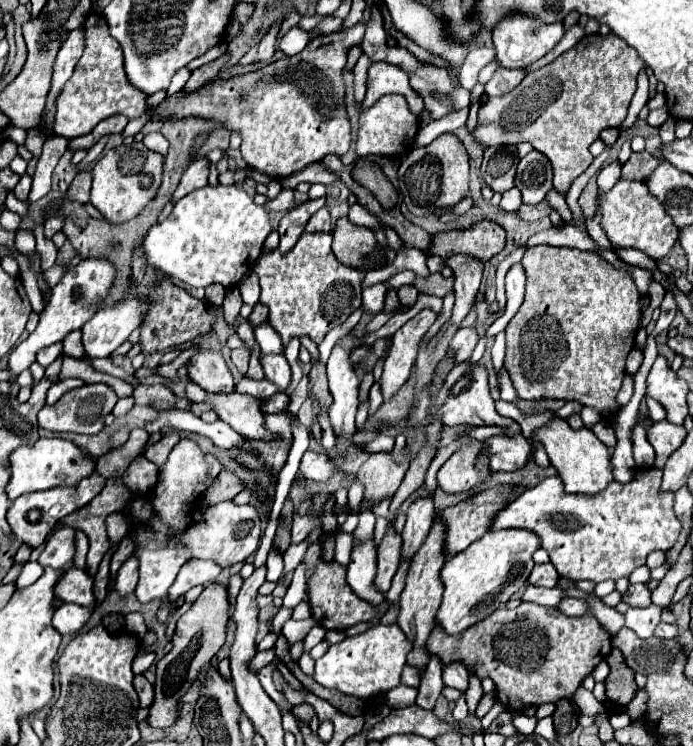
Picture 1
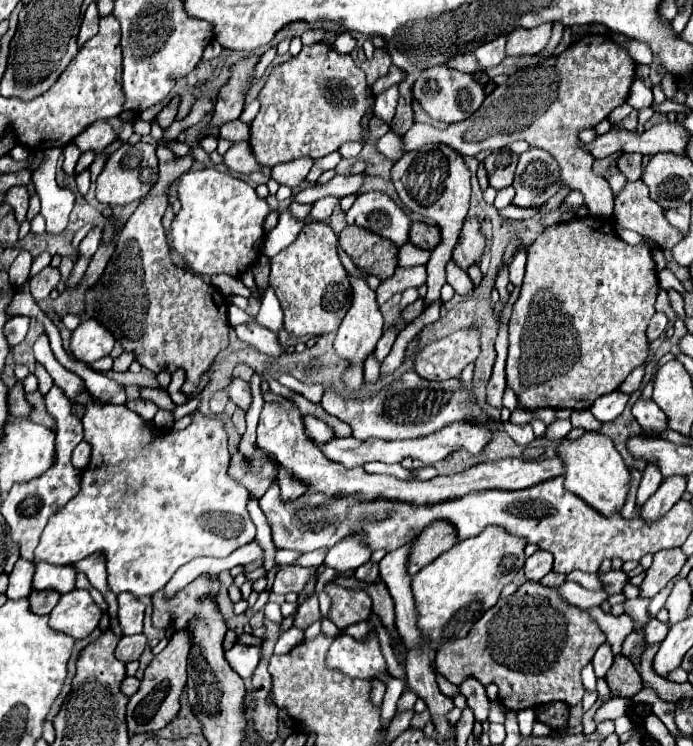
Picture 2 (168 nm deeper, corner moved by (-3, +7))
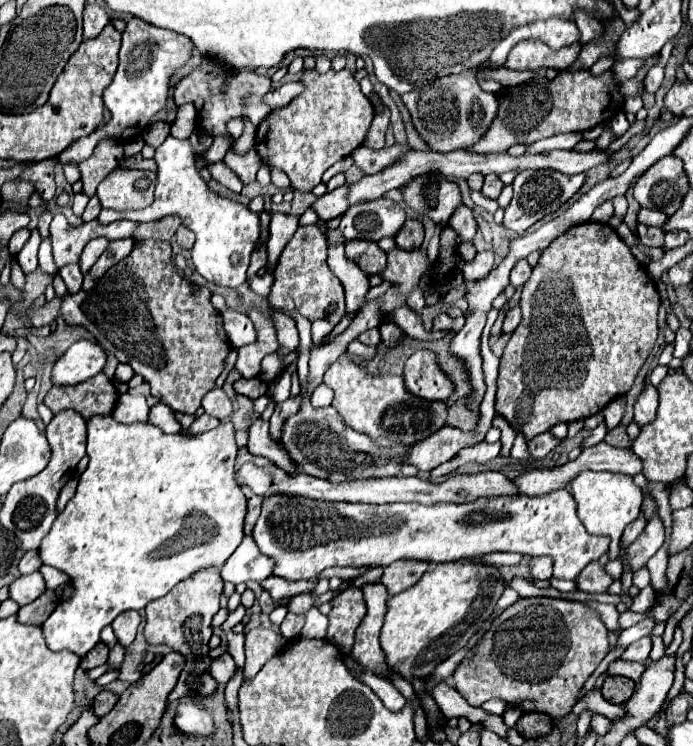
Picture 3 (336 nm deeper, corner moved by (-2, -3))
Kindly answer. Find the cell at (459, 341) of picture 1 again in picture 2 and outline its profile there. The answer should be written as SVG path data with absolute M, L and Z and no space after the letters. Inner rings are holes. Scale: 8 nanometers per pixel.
M458 330L442 340L426 344L414 358L414 370L426 380L450 380L480 354L480 332Z

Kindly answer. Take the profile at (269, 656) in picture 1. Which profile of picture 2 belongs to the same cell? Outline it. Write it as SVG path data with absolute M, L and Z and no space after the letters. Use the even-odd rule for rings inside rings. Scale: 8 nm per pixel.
M234 644L230 650L224 652L228 664L240 678L250 678L252 670L256 670L258 660L260 660L260 648L258 646L244 646L244 644Z

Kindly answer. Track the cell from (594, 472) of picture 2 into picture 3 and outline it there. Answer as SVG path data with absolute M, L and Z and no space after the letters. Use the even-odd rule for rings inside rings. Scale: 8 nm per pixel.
M585 470L579 476L573 478L571 496L577 502L577 516L585 524L589 534L605 534L611 536L611 548L609 548L609 560L619 558L619 540L629 522L633 522L639 516L643 492L639 486L635 486L633 478L619 472L593 472Z

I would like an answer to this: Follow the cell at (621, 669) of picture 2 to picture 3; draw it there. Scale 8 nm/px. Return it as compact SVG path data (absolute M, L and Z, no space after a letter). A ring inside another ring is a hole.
M607 676L601 686L603 698L609 700L611 704L625 704L633 696L633 692L635 692L635 682L625 676Z

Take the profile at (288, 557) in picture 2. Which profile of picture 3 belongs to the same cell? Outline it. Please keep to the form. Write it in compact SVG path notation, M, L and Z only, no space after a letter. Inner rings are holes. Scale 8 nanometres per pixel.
M245 536L239 548L221 566L221 576L225 582L233 582L233 584L241 584L249 580L263 582L273 574L271 572L271 568L275 568L273 564L275 560L271 560L269 556L263 556L255 540L251 536Z

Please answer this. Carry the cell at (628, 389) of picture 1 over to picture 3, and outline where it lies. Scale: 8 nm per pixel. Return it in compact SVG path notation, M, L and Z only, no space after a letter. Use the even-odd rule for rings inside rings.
M601 422L601 424L591 432L591 436L583 440L583 448L585 448L585 446L593 446L593 444L601 442L601 440L605 438L605 434L607 434L607 426L605 426L605 422Z

